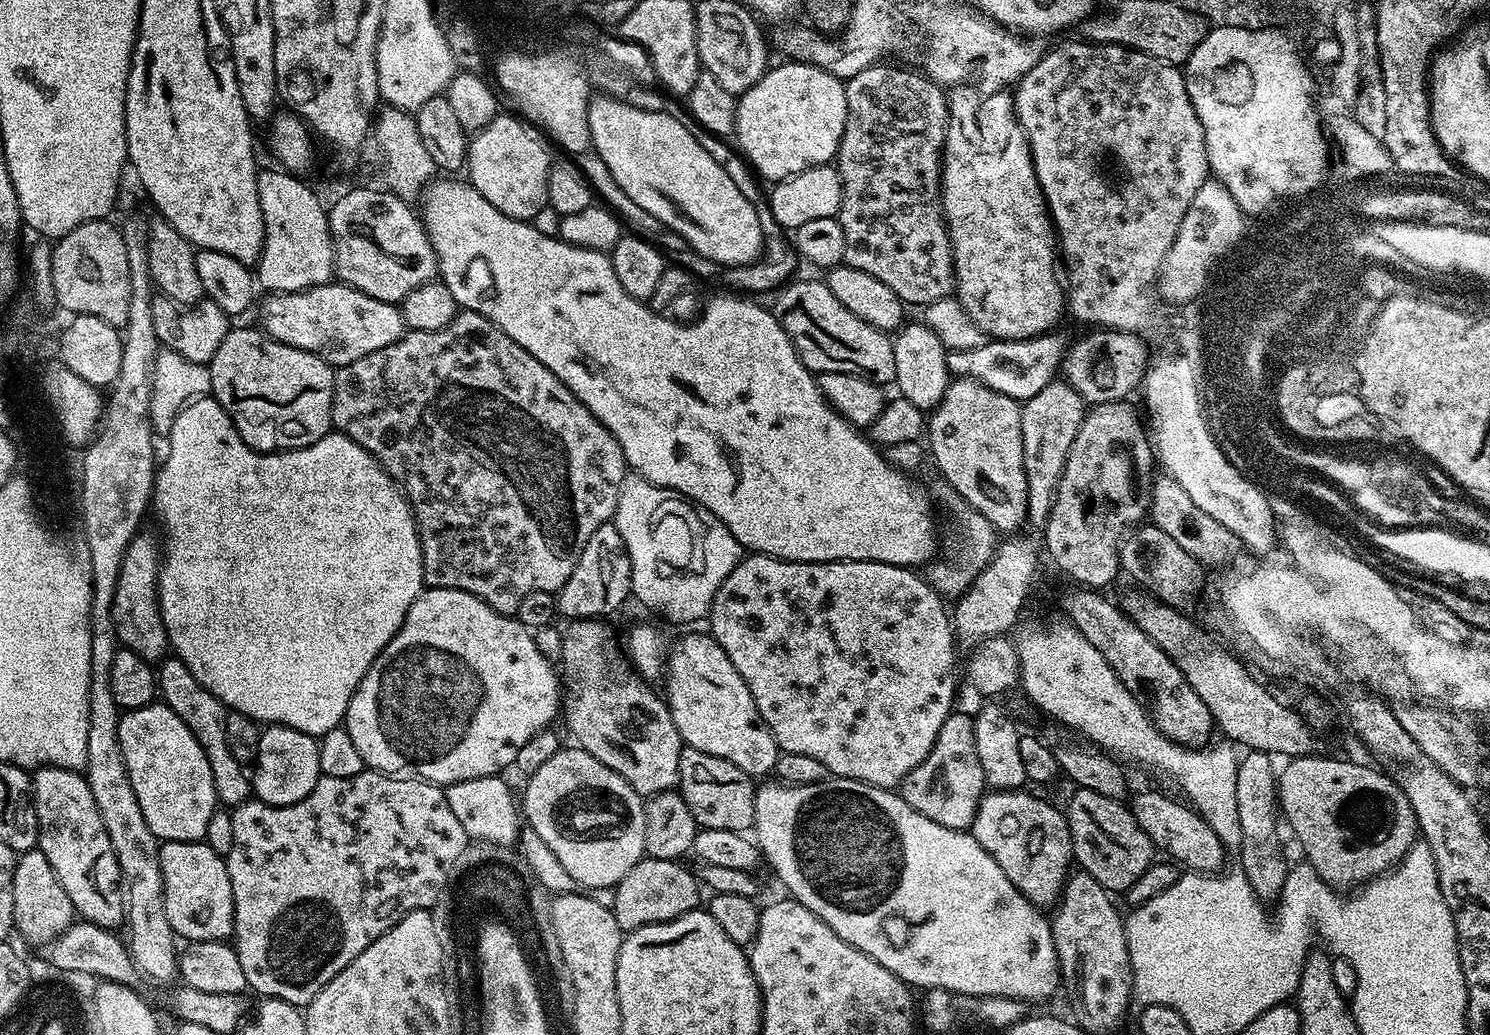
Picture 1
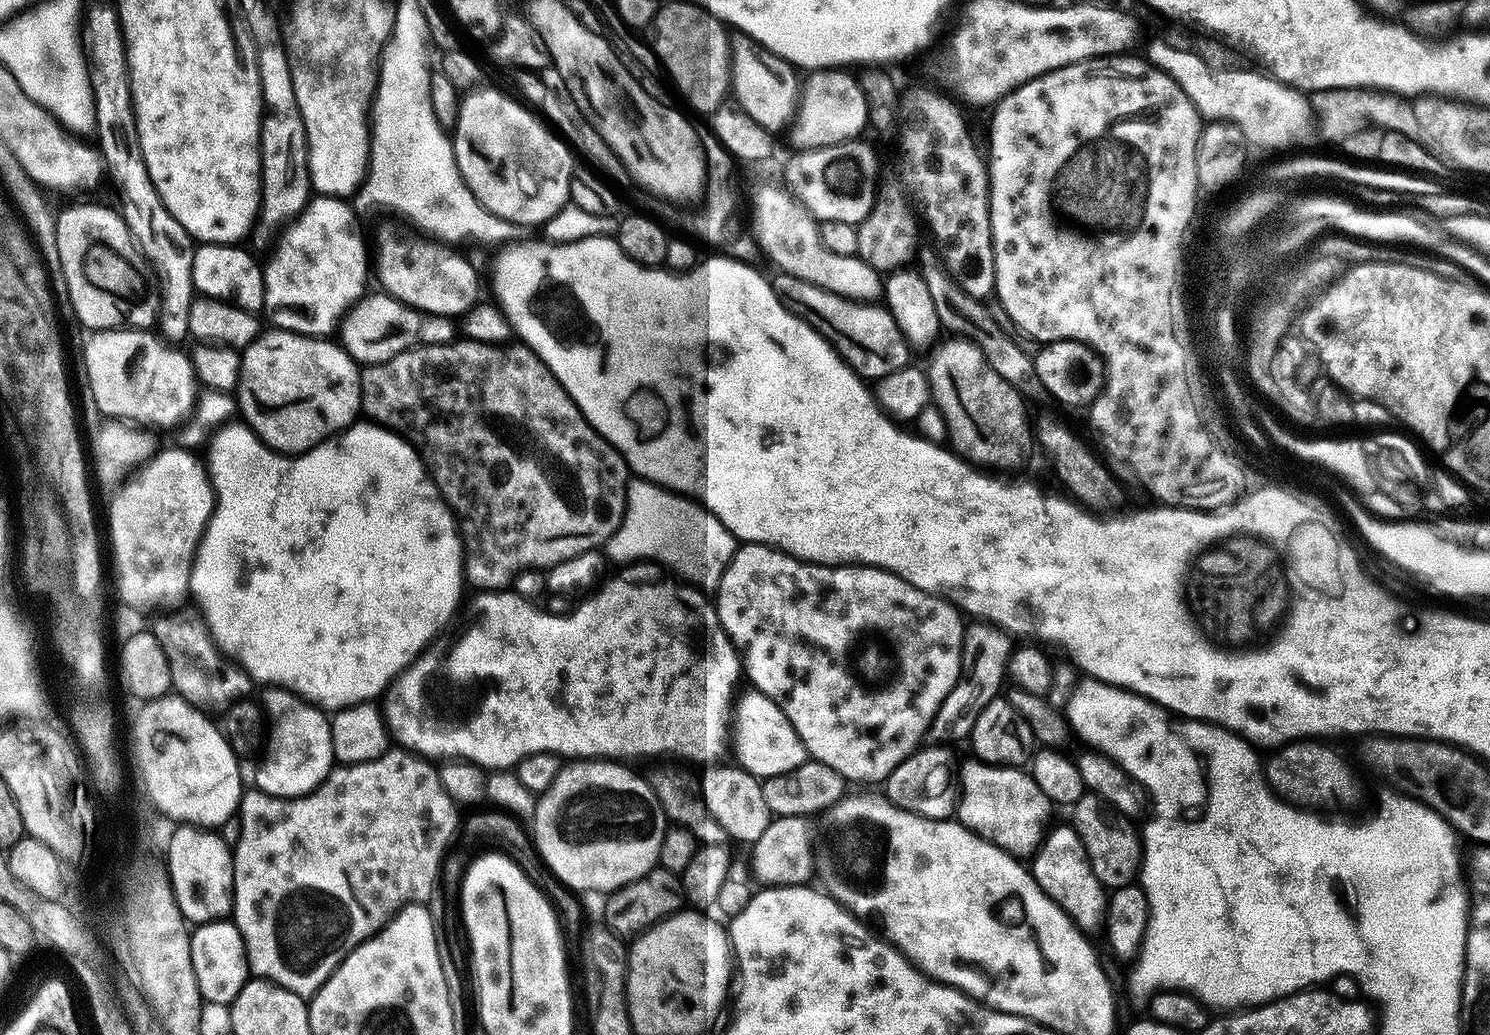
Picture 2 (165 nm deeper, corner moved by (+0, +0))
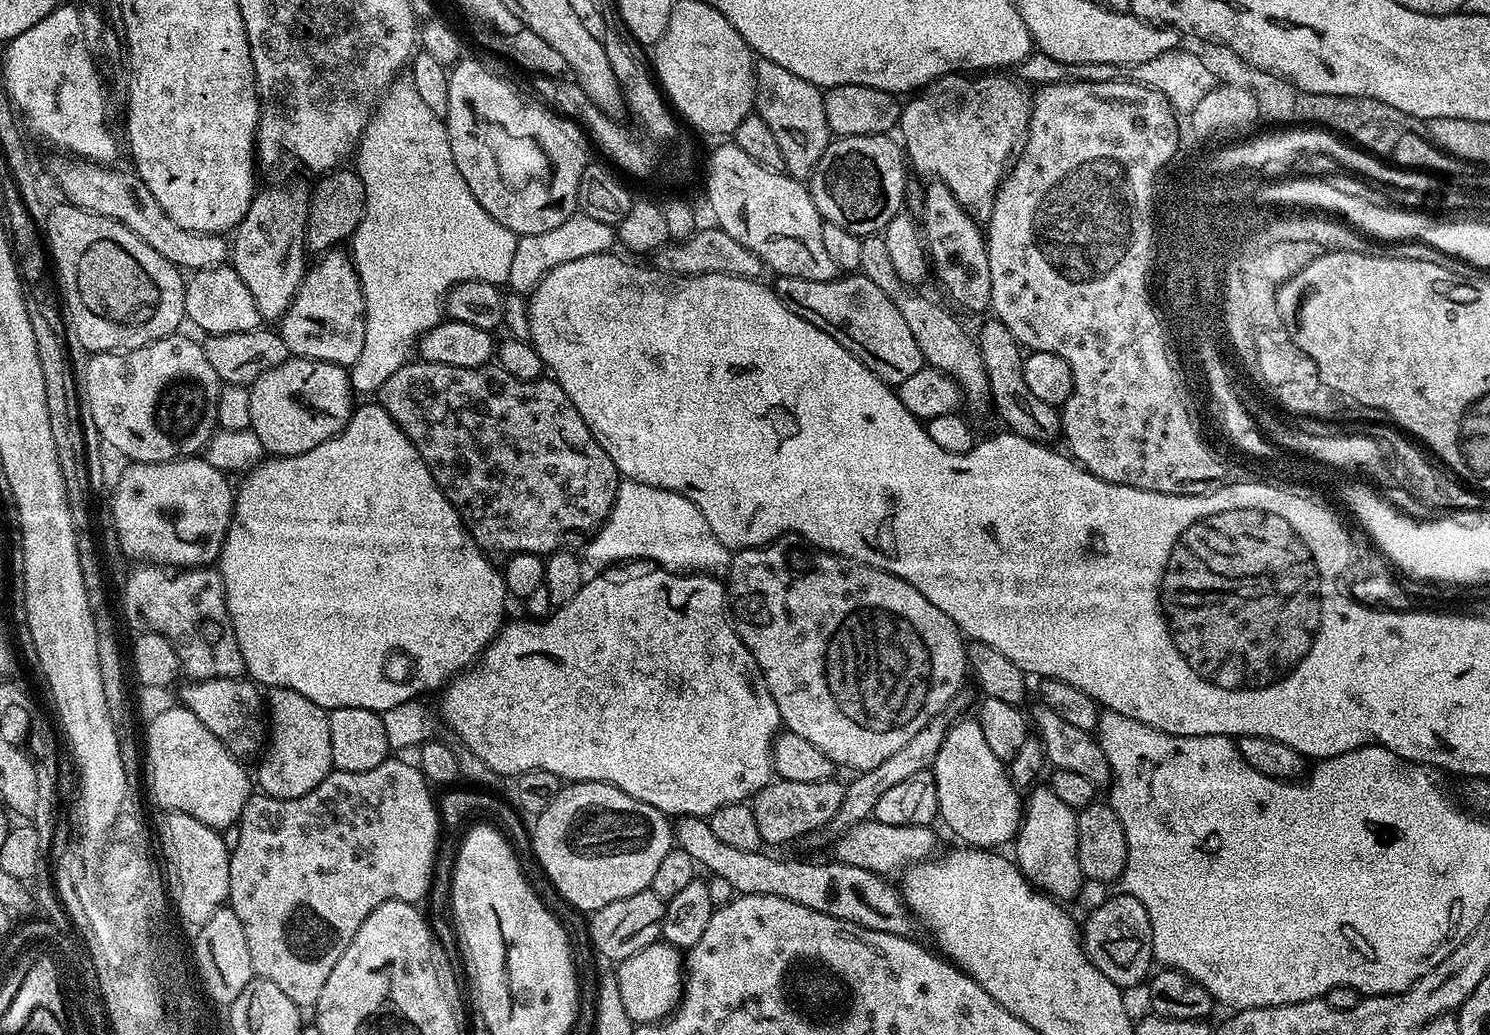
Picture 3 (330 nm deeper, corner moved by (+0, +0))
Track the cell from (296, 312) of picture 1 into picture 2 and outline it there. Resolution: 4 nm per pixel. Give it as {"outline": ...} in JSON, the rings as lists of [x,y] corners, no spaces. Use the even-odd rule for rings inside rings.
{"outline":[[[365,294],[344,313],[338,324],[338,343],[357,365],[381,364],[408,348],[422,344],[446,344],[444,332],[454,332],[454,324],[447,316],[434,316],[419,312],[417,308],[396,300],[387,294]]]}

